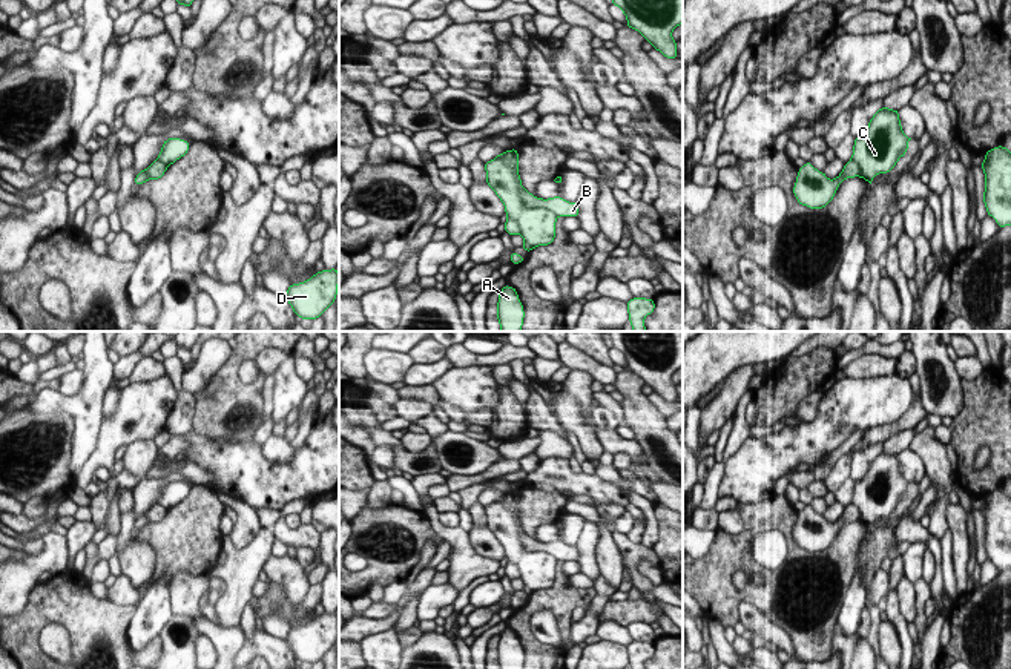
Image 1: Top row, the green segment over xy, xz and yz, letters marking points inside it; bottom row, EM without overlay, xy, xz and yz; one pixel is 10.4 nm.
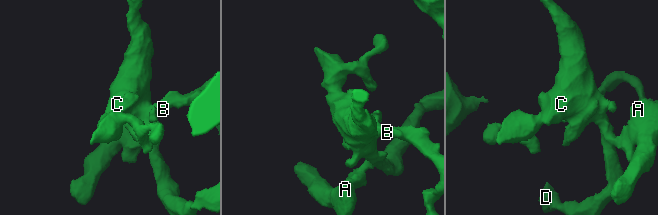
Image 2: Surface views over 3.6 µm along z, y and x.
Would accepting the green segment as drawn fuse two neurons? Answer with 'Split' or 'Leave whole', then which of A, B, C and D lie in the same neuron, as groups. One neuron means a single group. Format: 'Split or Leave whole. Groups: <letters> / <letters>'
Split. Groups: A C D / B

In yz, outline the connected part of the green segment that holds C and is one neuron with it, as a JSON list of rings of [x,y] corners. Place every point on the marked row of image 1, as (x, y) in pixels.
[[[881,107],[867,130],[855,138],[851,161],[861,167],[859,176],[871,184],[878,173],[888,173],[905,155],[910,140],[901,127],[899,110]]]

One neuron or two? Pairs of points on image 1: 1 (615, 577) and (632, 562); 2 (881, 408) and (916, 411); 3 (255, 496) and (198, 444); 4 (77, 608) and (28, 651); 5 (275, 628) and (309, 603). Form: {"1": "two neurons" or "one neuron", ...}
{"1": "two neurons", "2": "two neurons", "3": "one neuron", "4": "one neuron", "5": "two neurons"}

